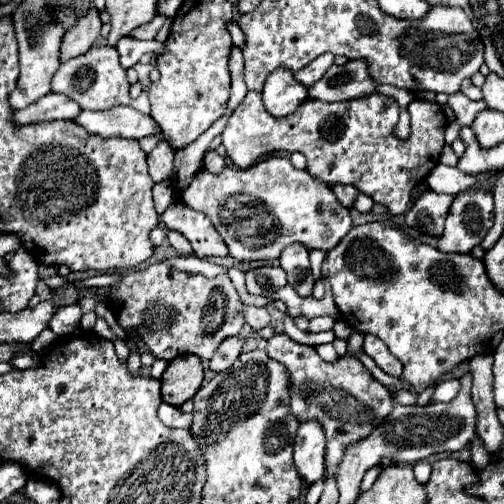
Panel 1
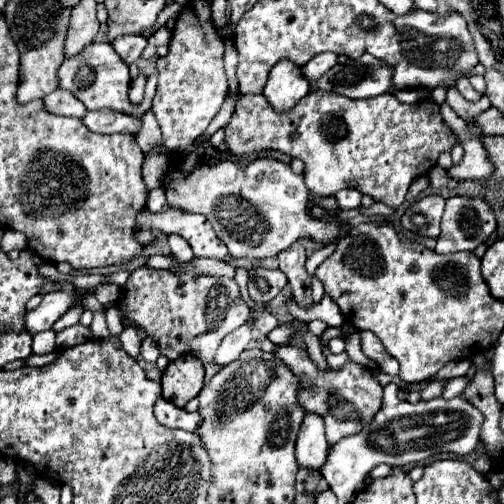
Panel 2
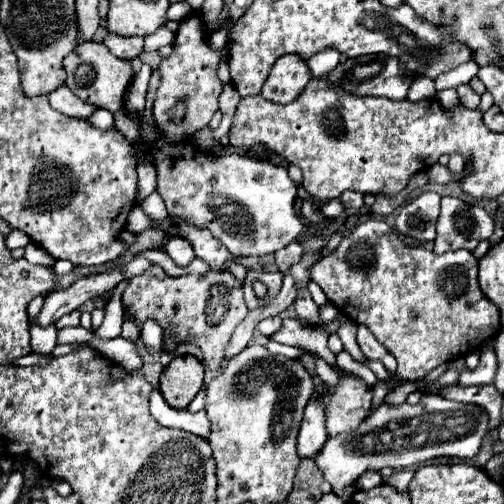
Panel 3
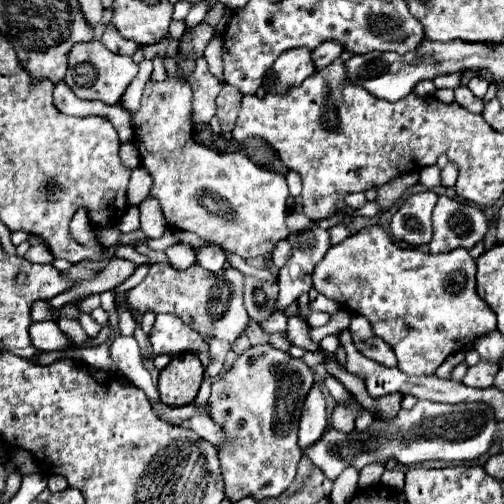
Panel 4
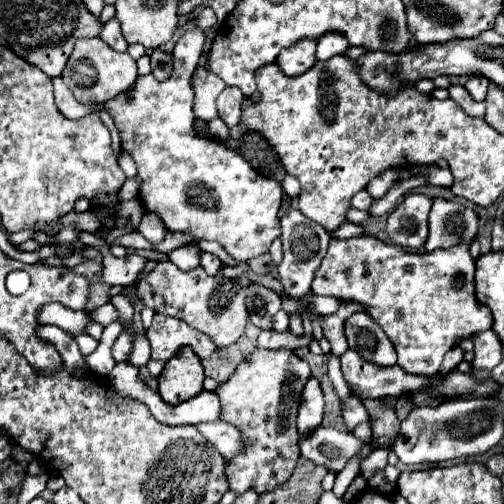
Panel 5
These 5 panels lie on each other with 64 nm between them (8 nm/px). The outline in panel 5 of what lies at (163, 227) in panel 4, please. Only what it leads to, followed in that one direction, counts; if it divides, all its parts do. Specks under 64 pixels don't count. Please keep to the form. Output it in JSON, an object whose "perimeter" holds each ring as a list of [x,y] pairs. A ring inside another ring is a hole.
{"perimeter":[[[150,212],[144,214],[144,218],[142,218],[140,226],[138,226],[138,232],[152,244],[160,244],[164,240],[164,236],[166,236],[166,228],[160,222],[160,218],[150,214]]]}

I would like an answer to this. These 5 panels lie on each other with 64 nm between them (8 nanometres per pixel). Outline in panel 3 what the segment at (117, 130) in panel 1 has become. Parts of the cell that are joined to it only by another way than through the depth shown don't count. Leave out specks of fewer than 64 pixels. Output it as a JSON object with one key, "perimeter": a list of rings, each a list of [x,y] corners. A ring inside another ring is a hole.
{"perimeter":[[[98,110],[98,112],[94,112],[92,116],[90,116],[90,122],[96,126],[96,128],[114,128],[114,118],[112,118],[112,114],[108,112],[108,110]]]}

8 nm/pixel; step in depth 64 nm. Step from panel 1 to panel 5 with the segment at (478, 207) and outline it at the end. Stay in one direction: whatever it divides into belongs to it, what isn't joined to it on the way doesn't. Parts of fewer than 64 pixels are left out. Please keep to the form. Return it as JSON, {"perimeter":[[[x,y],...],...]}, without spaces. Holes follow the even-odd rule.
{"perimeter":[[[436,198],[428,214],[428,228],[428,240],[424,244],[426,252],[450,248],[460,242],[470,242],[476,236],[478,216],[470,208]]]}

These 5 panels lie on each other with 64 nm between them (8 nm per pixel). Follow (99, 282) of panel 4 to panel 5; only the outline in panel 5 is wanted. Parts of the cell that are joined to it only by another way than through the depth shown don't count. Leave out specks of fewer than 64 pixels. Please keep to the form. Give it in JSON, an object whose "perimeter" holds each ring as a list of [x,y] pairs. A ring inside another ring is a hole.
{"perimeter":[[[104,252],[104,274],[102,280],[108,286],[120,284],[120,286],[136,286],[140,274],[144,272],[144,264],[148,260],[138,254],[128,254],[122,258],[114,258],[108,252]]]}

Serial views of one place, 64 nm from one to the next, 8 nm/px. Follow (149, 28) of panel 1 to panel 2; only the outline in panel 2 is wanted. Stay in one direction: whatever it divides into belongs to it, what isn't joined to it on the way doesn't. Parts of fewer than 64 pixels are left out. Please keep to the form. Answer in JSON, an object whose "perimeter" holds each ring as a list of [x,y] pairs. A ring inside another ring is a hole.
{"perimeter":[[[176,2],[166,5],[166,8],[160,12],[160,16],[158,16],[158,20],[156,20],[156,24],[154,24],[154,28],[152,28],[152,30],[146,30],[146,32],[144,32],[144,36],[148,38],[148,36],[150,36],[150,34],[154,34],[154,32],[156,32],[160,26],[164,26],[168,20],[171,18],[177,18],[183,8],[183,5]]]}

